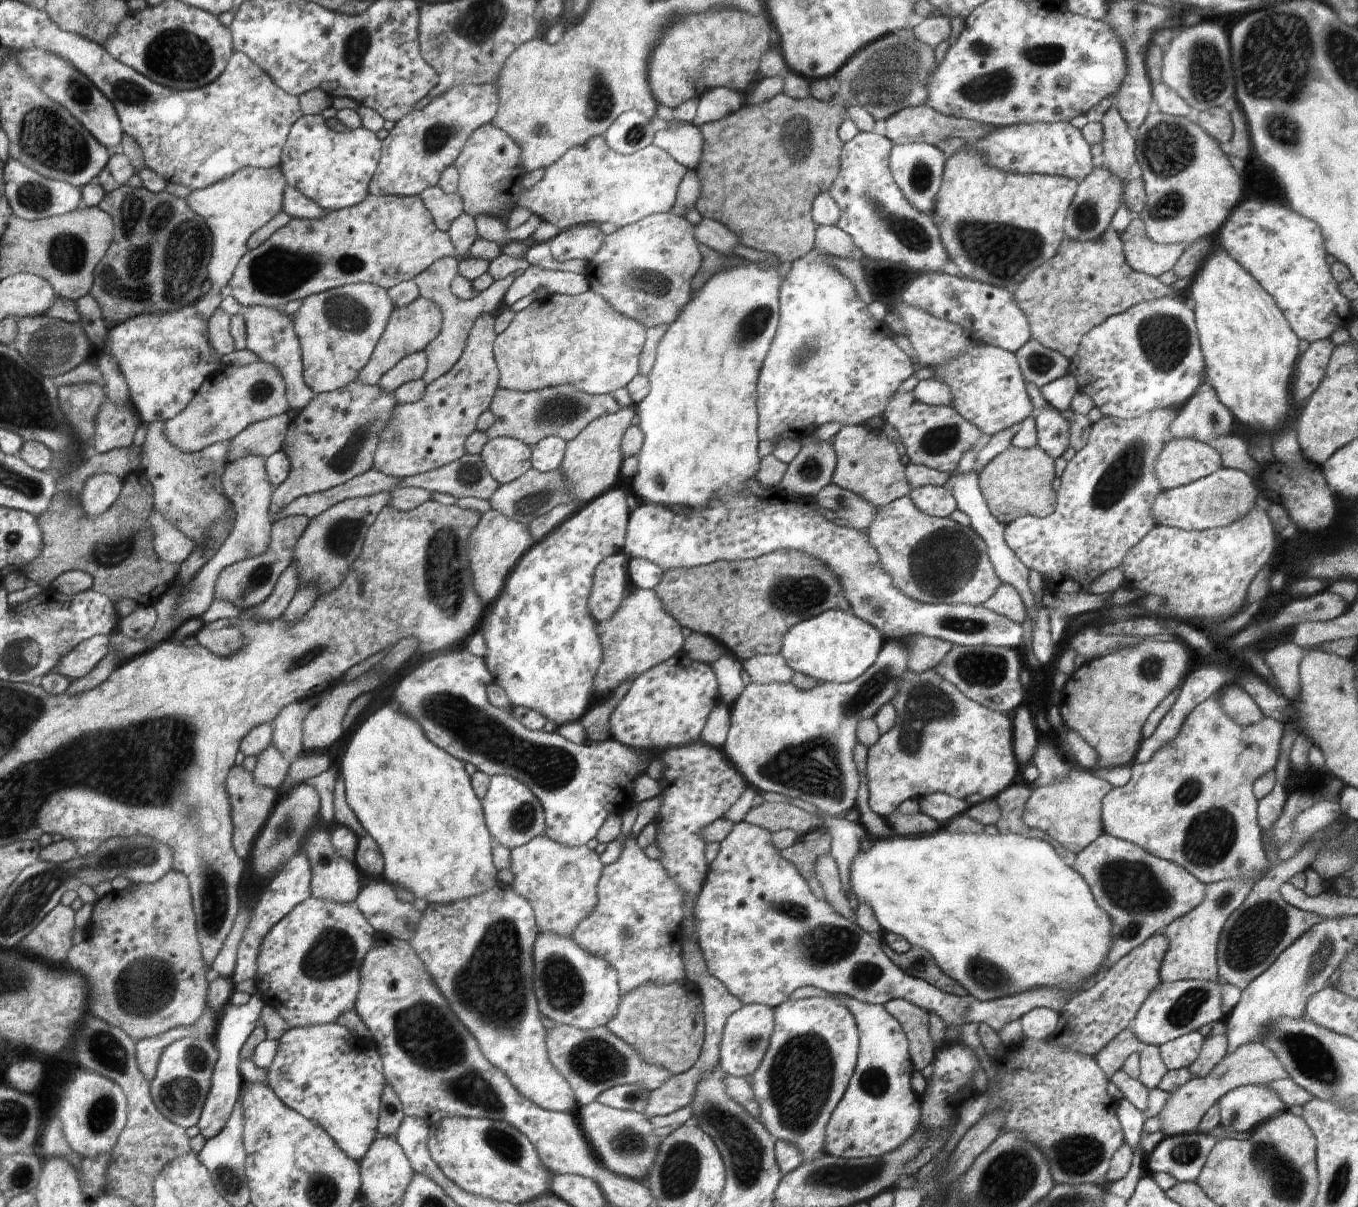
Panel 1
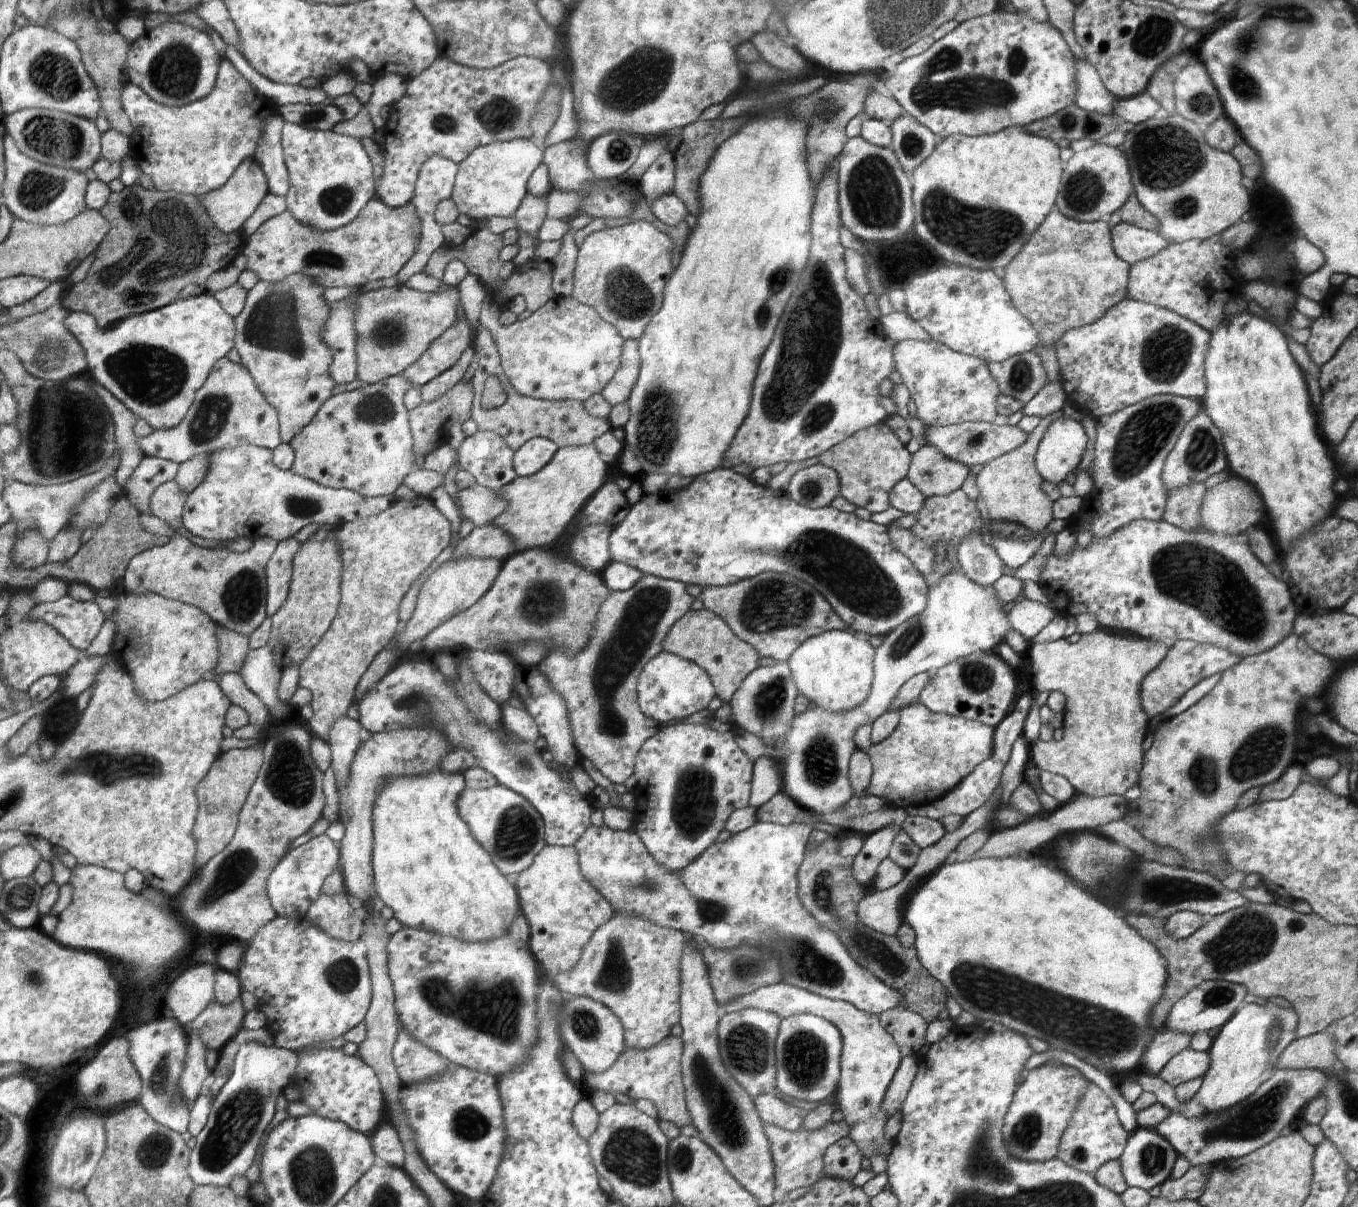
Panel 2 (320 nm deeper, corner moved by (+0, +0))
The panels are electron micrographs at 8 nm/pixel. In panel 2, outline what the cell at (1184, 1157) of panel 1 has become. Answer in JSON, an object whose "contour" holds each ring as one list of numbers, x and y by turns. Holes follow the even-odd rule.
{"contour":[[1137,1127,1128,1137,1123,1153,1119,1158,1122,1174,1128,1187,1138,1187,1149,1191,1171,1178,1171,1170,1177,1159,1177,1152,1155,1129]]}

